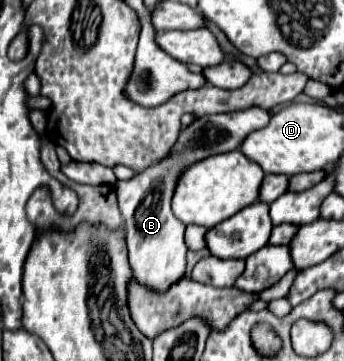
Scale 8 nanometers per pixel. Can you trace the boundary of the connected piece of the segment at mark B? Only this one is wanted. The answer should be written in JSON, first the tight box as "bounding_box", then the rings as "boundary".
{"bounding_box":[117,107,271,293],"boundary":[[[251,107],[245,111],[233,111],[233,113],[219,113],[195,119],[187,129],[181,131],[177,143],[169,151],[169,155],[147,167],[145,171],[137,173],[129,181],[117,181],[117,203],[125,221],[127,231],[127,251],[129,251],[129,265],[133,269],[133,279],[141,283],[147,289],[153,289],[157,293],[165,293],[171,285],[175,285],[179,279],[185,277],[187,267],[187,245],[183,241],[185,225],[173,217],[171,213],[171,197],[175,191],[175,183],[181,175],[181,171],[205,157],[227,153],[239,149],[241,141],[251,133],[269,123],[271,115],[269,111],[263,111],[259,107]]]}

